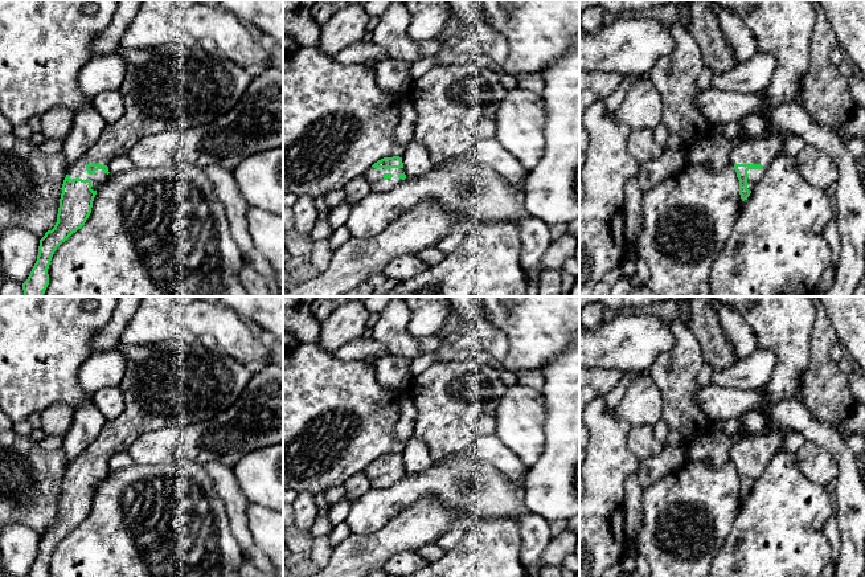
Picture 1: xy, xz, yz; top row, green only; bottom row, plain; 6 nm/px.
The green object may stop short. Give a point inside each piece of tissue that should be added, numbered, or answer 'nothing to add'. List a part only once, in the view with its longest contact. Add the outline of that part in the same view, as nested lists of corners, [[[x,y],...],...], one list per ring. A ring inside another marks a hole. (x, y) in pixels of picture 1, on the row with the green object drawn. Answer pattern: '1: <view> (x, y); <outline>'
1: yz (763, 150); [[[768,128],[755,139],[735,138],[731,140],[733,147],[729,154],[730,163],[734,164],[762,164],[762,169],[747,171],[747,189],[753,188],[762,180],[771,161],[778,156],[783,138]]]

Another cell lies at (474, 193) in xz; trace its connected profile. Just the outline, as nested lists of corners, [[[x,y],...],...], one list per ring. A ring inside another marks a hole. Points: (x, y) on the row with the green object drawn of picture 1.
[[[464,159],[447,165],[432,165],[430,171],[419,177],[406,177],[401,184],[385,192],[370,191],[352,208],[345,226],[352,237],[374,237],[401,214],[411,210],[425,200],[436,200],[448,213],[454,214],[458,225],[485,222],[512,222],[520,232],[521,247],[518,259],[524,270],[540,271],[540,261],[548,250],[552,238],[549,225],[534,217],[518,218],[518,200],[522,192],[495,169],[481,164],[470,163]]]

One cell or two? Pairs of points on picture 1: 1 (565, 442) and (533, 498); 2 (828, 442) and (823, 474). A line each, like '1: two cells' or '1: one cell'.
1: one cell
2: two cells

